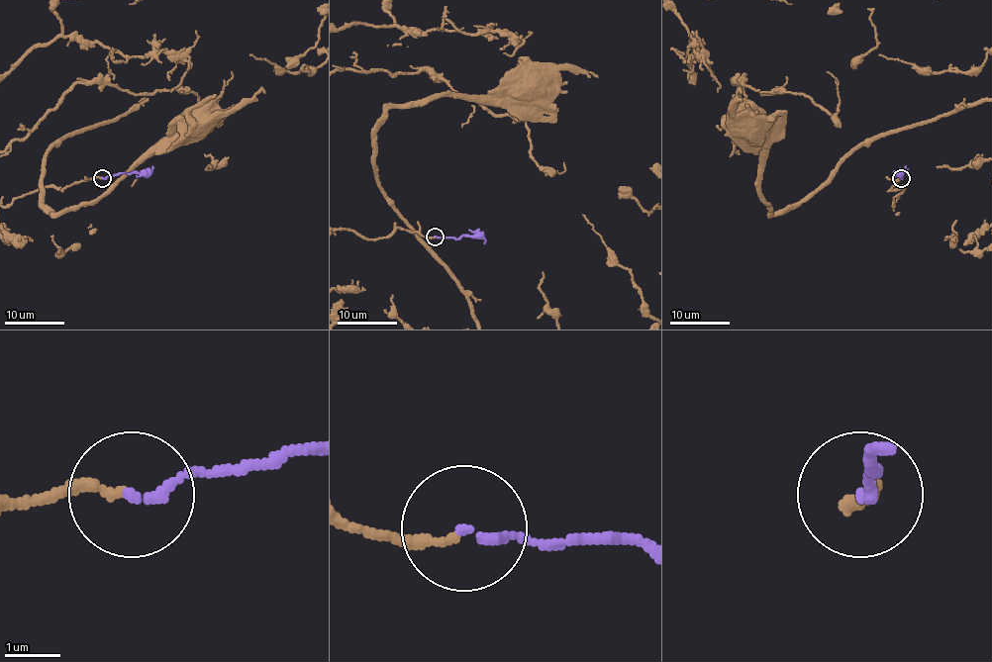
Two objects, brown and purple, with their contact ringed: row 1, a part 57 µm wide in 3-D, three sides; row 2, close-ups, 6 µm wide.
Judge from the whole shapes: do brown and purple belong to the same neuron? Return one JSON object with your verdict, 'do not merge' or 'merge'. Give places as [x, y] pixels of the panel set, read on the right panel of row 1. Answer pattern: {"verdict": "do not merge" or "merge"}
{"verdict": "merge"}

